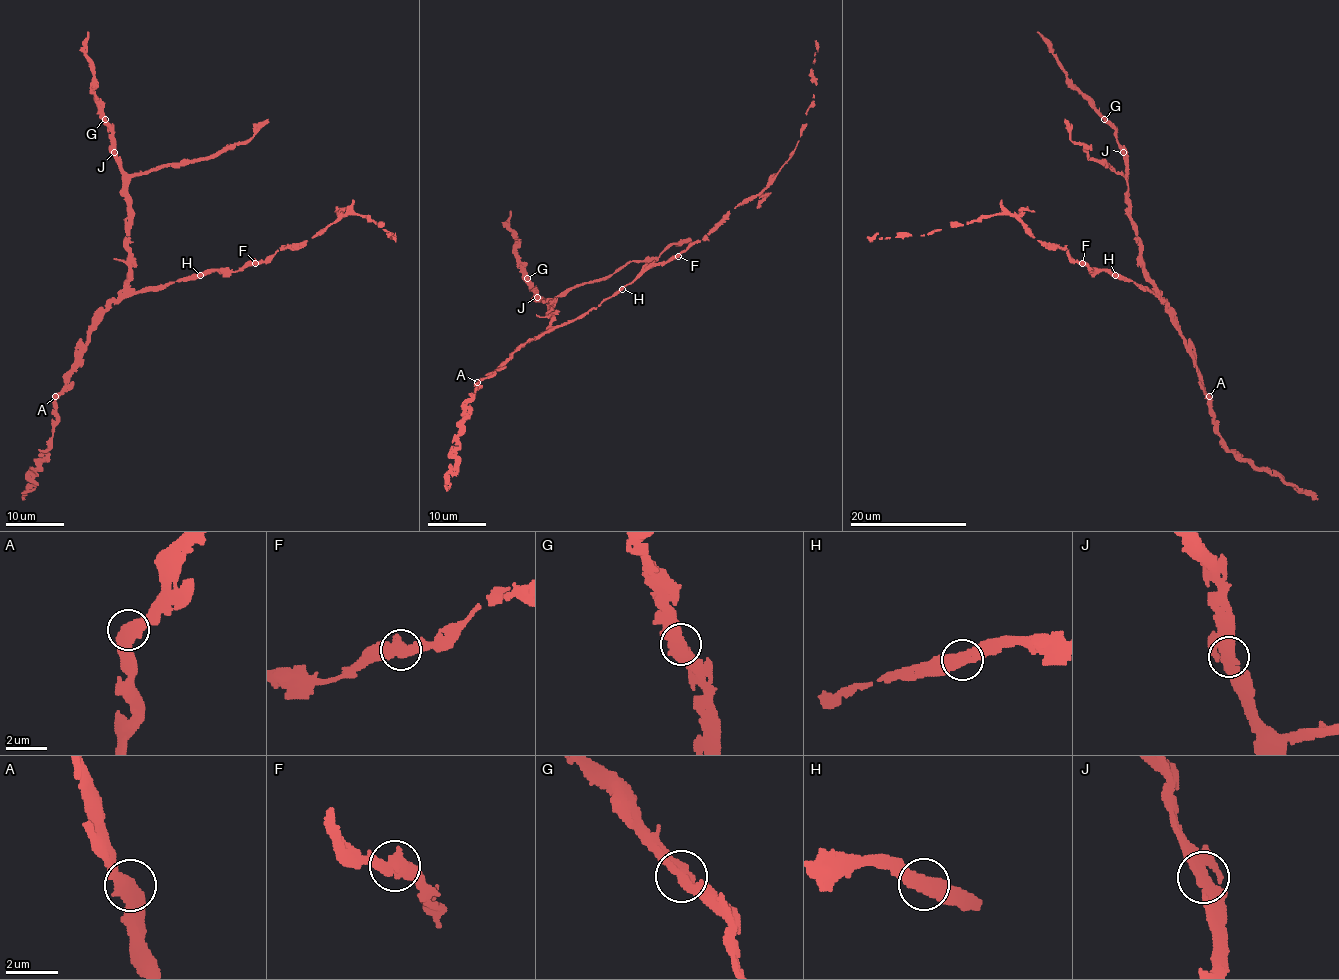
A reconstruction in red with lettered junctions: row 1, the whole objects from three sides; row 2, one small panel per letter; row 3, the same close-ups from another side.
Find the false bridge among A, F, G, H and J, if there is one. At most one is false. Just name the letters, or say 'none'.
none

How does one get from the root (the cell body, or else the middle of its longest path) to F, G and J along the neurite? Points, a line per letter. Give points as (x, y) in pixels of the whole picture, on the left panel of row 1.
F: (185, 277), (200, 277), (212, 271), (238, 271), (256, 262)
G: (185, 277), (137, 291), (130, 287), (128, 217), (123, 169), (115, 151), (114, 131), (105, 119)
J: (185, 277), (137, 291), (130, 287), (127, 199), (123, 189), (121, 163), (114, 153)

